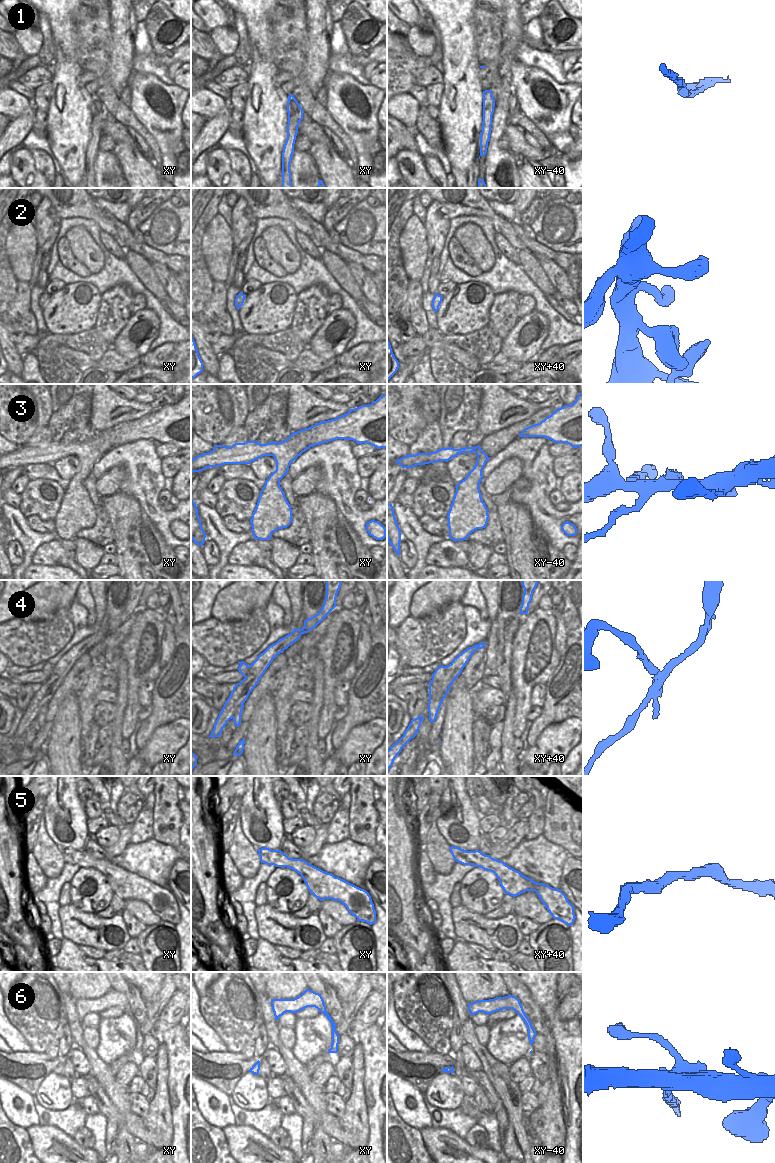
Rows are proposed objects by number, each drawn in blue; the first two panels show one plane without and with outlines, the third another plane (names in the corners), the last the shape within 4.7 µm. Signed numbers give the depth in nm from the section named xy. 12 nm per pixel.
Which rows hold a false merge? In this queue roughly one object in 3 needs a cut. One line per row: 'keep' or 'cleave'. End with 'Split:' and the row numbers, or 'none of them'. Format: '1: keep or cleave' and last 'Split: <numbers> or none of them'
1: cleave
2: keep
3: keep
4: cleave
5: keep
6: keep
Split: 1, 4

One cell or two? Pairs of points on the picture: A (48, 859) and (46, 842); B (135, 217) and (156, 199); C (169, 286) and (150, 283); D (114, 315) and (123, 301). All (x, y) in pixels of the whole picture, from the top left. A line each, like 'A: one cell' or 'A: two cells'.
A: one cell
B: one cell
C: two cells
D: one cell

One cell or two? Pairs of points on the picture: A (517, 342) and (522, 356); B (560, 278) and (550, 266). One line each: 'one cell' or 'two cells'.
A: one cell
B: one cell

